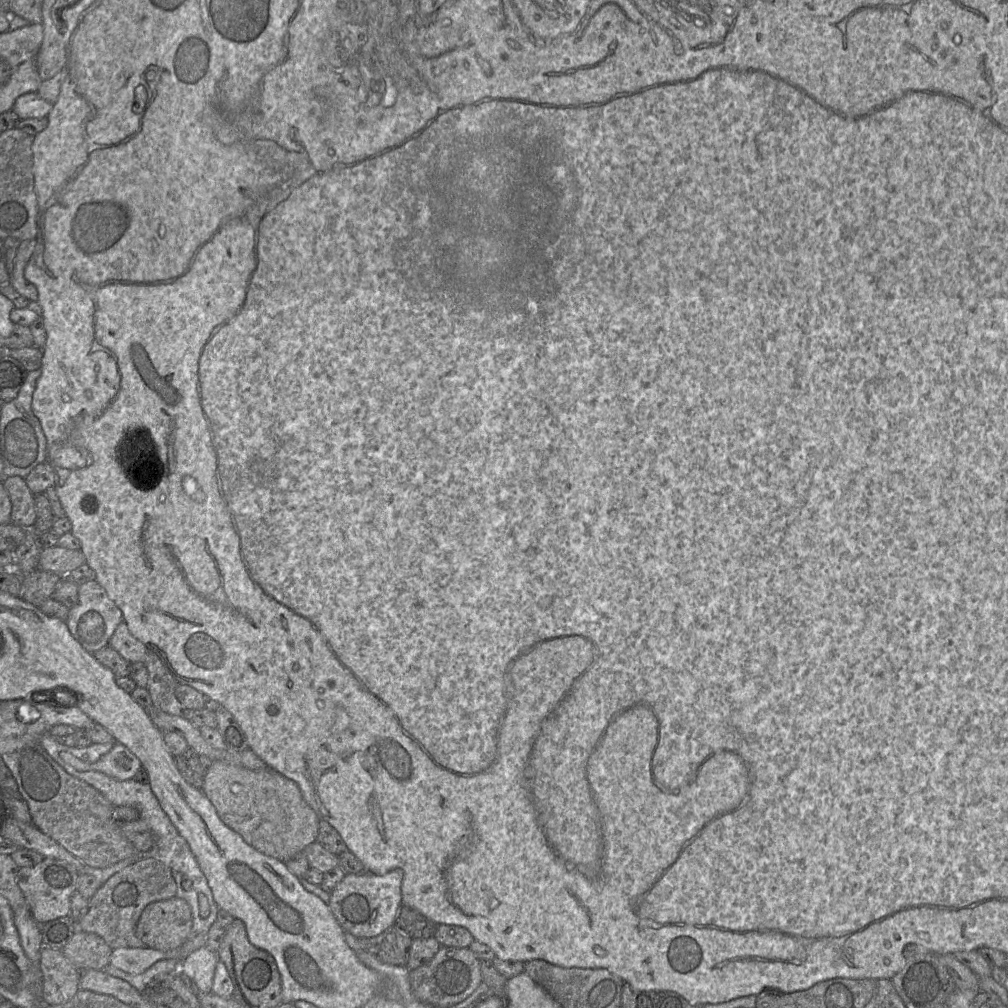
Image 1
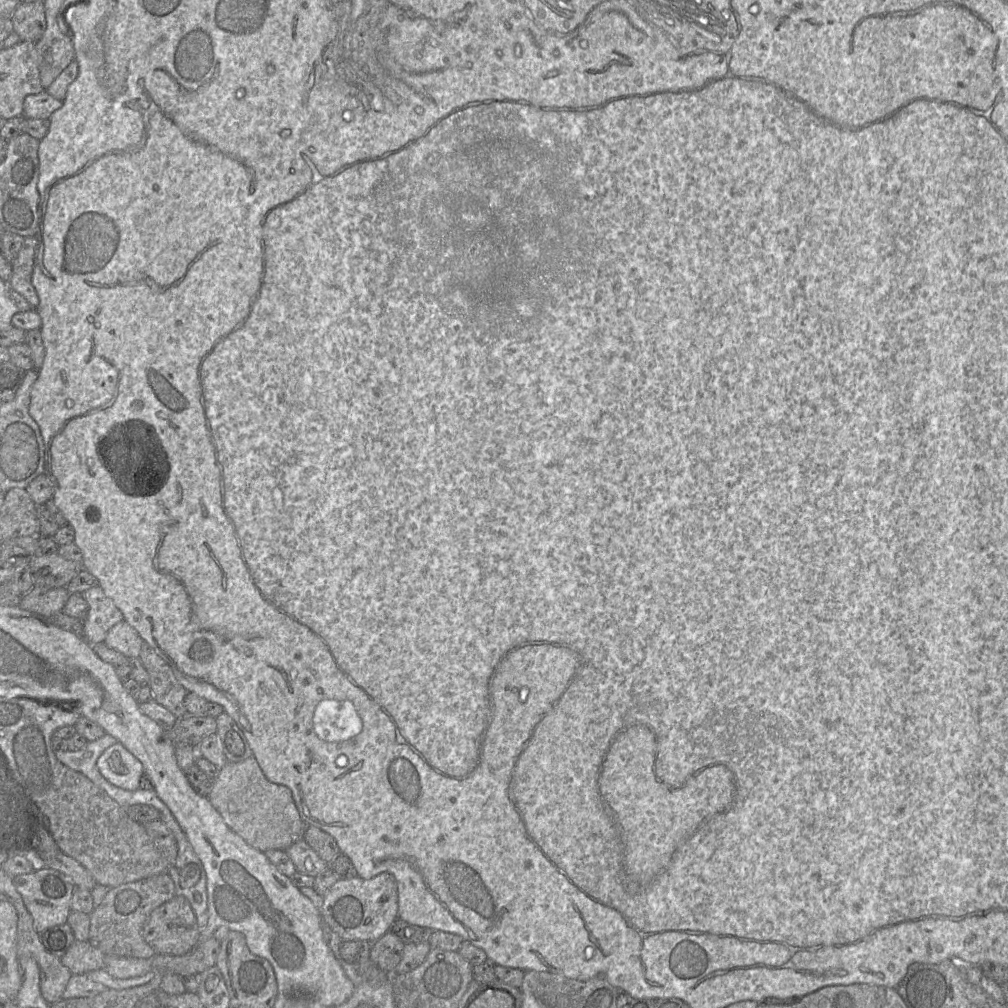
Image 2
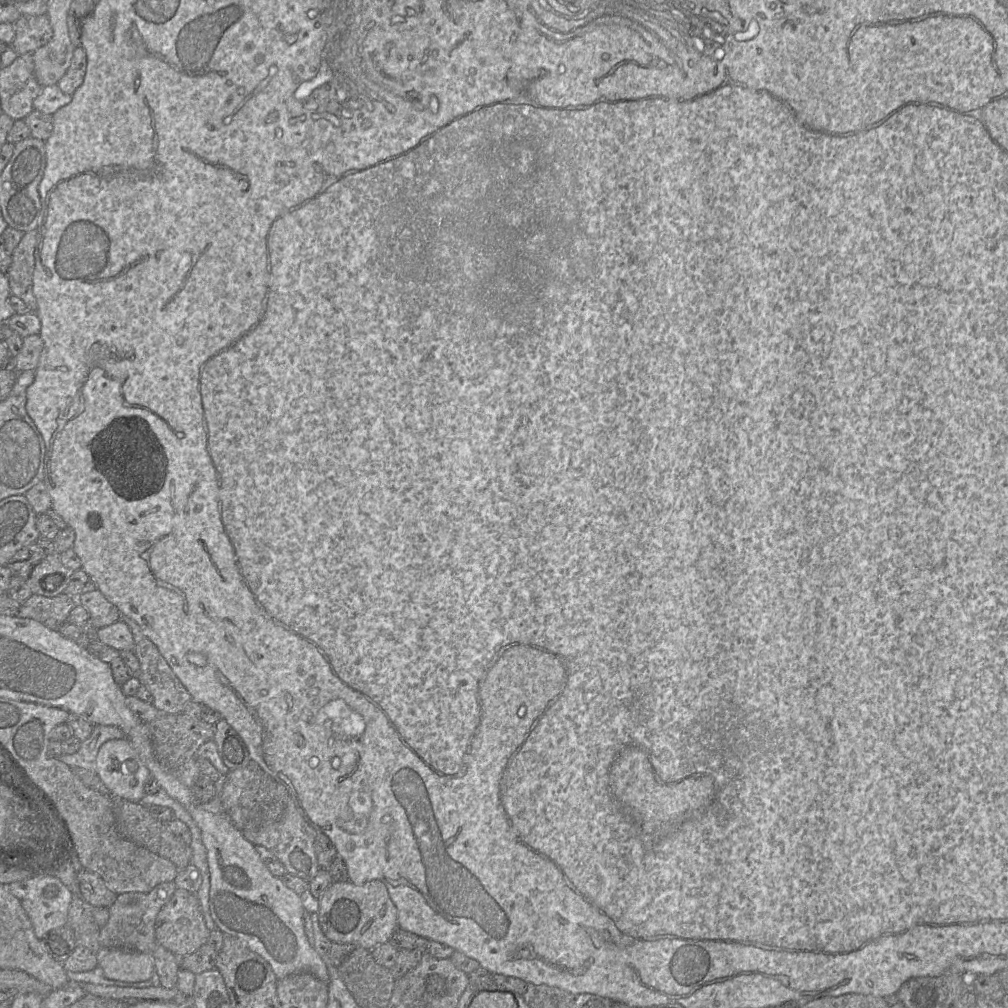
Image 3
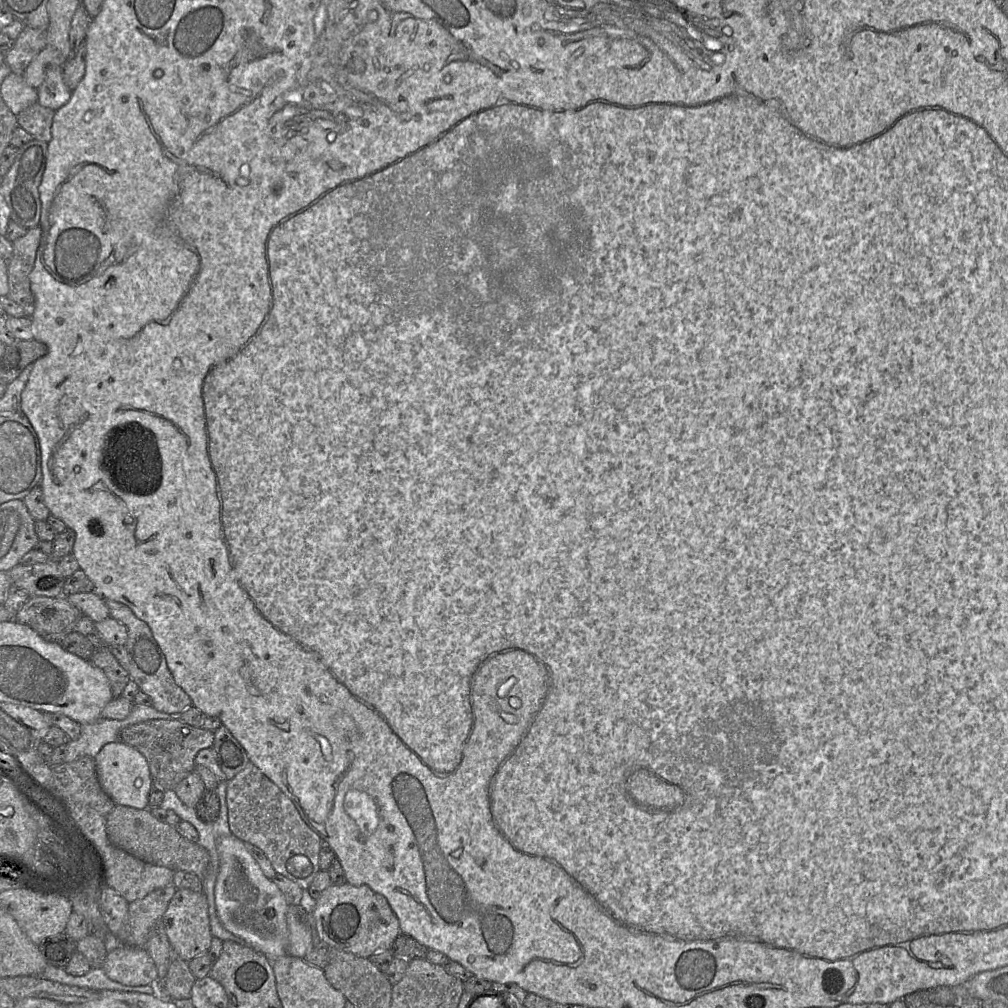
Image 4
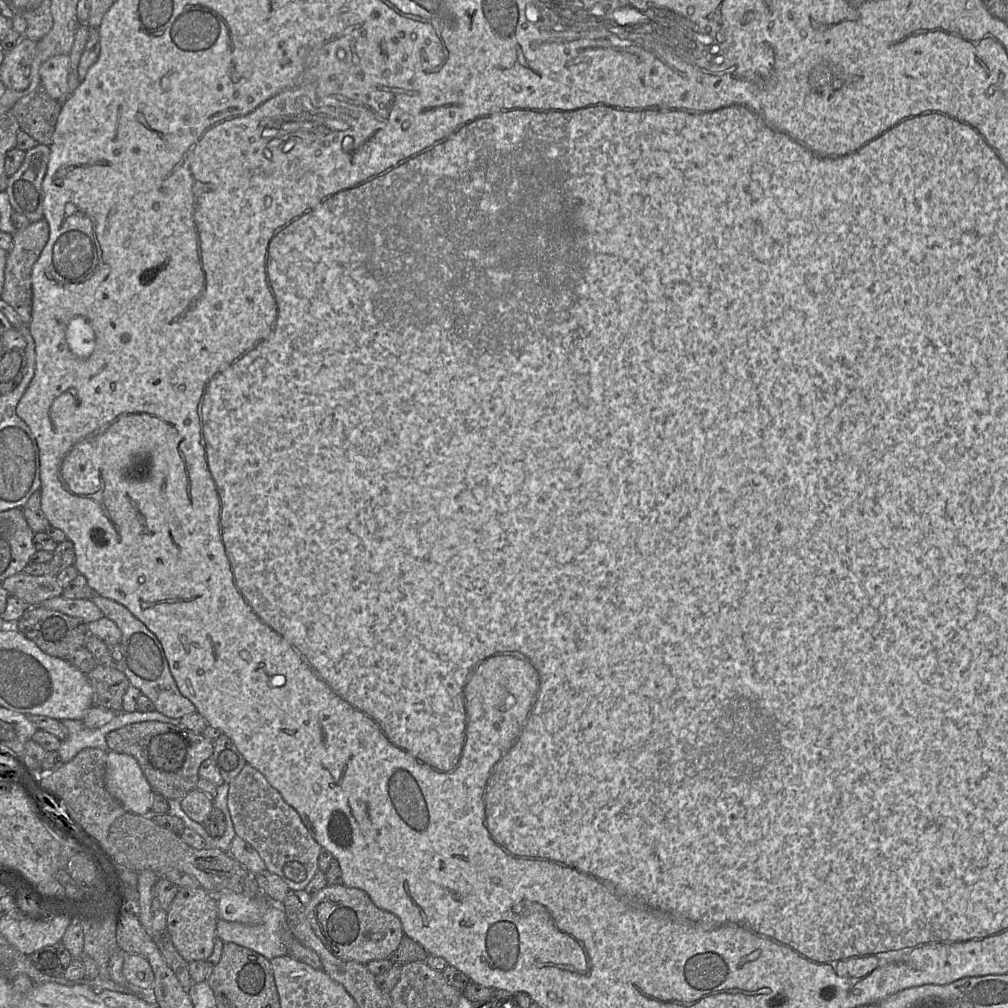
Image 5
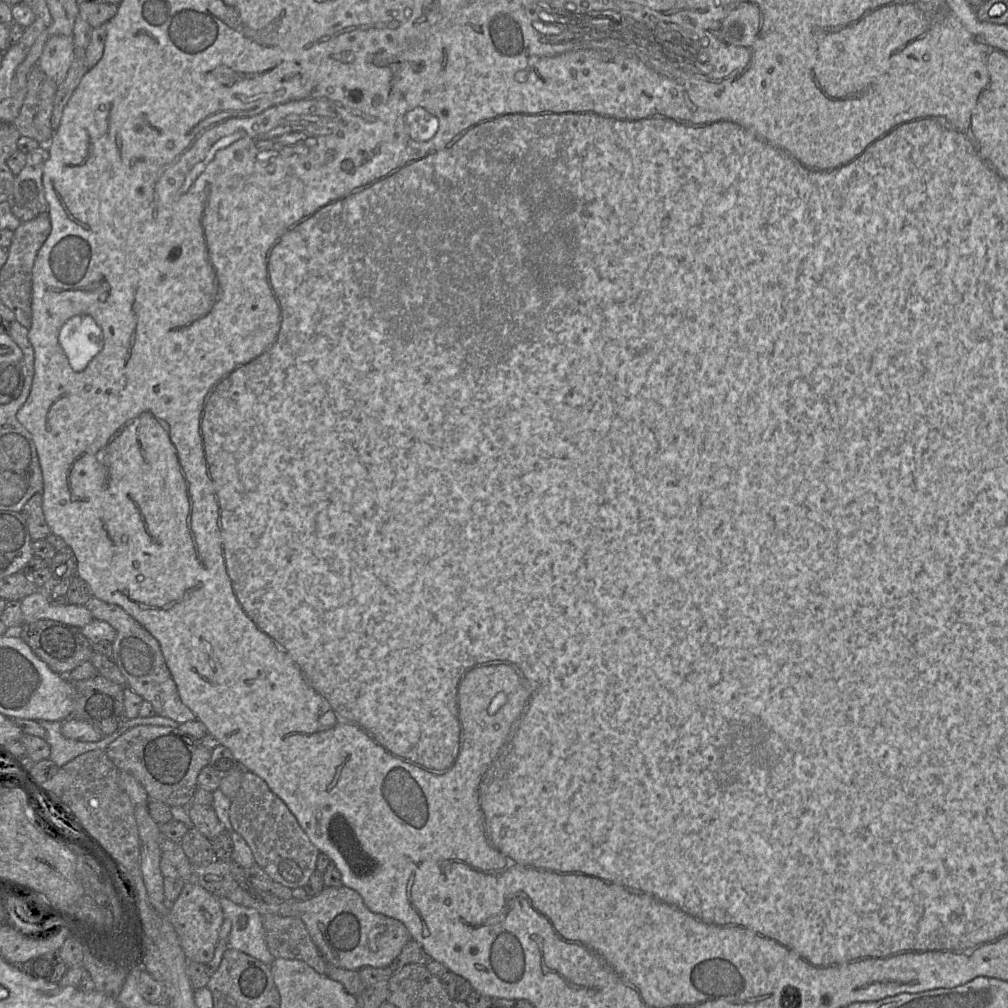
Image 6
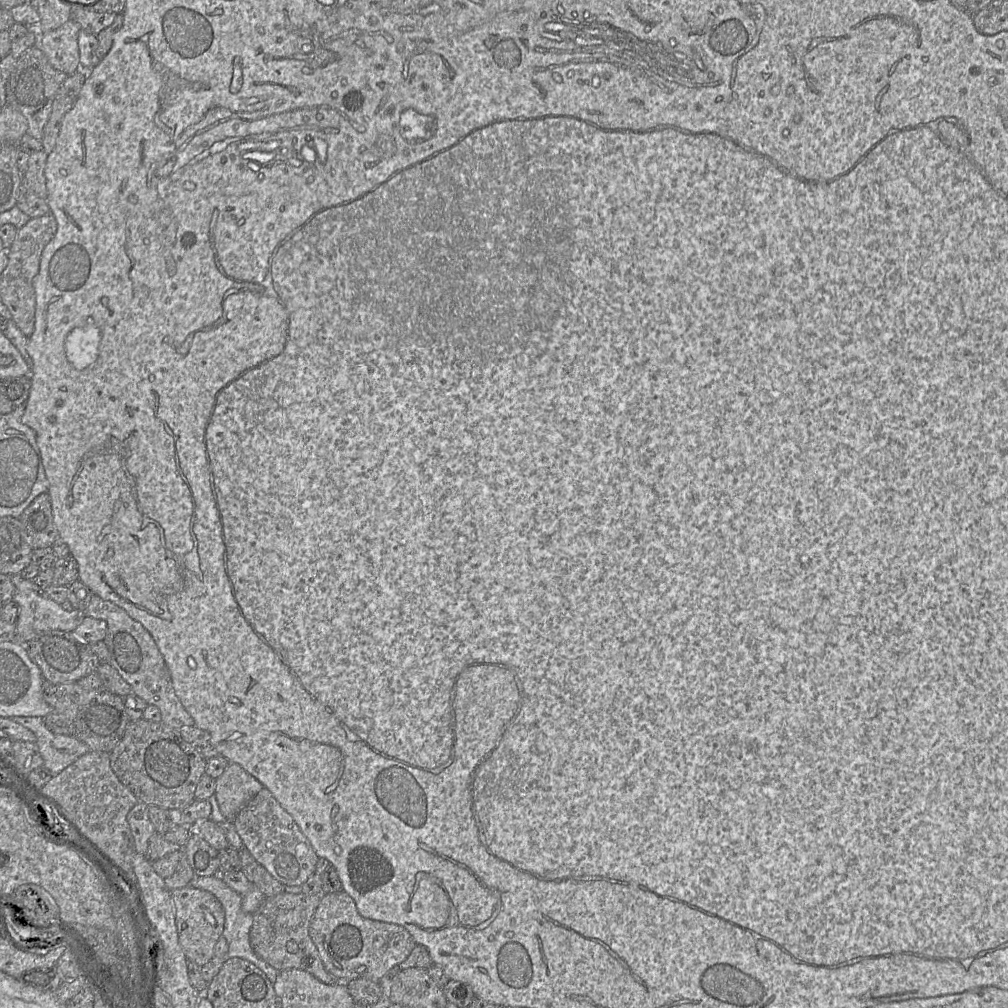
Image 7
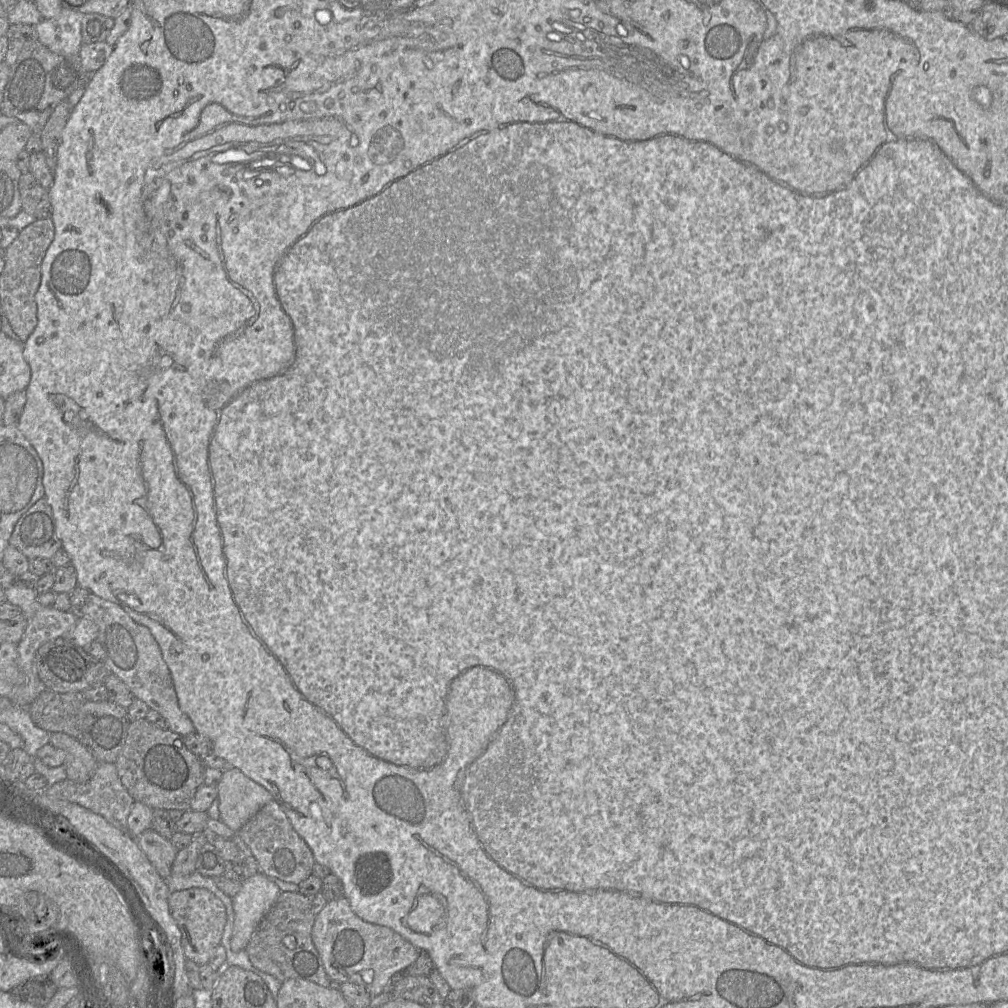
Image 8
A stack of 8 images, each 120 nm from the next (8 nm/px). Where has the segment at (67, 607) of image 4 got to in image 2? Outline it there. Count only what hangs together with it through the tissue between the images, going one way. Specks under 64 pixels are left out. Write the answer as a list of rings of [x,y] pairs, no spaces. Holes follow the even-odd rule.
[[[34,586],[22,596],[19,607],[49,618],[62,611],[69,595],[66,587],[48,589]]]

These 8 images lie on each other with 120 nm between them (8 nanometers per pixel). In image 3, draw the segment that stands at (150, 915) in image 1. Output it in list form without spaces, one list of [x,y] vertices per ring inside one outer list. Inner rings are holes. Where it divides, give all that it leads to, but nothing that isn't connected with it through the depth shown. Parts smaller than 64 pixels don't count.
[[[184,889],[175,890],[170,900],[159,911],[155,922],[157,945],[162,945],[179,958],[196,952],[206,944],[210,932],[205,924],[198,898],[194,893]]]

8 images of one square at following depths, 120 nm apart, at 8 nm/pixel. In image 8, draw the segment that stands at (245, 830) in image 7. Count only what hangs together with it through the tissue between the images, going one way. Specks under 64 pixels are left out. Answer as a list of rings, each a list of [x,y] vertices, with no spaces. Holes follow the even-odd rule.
[[[275,799],[262,807],[237,834],[251,850],[261,872],[269,878],[278,878],[298,885],[312,875],[316,862],[314,855]]]

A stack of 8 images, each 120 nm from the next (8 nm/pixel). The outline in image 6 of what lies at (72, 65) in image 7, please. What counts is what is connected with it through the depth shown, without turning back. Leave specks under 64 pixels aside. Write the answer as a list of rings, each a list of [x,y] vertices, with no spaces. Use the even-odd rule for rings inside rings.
[[[55,35],[47,40],[37,65],[59,86],[65,80],[74,57],[73,37]]]

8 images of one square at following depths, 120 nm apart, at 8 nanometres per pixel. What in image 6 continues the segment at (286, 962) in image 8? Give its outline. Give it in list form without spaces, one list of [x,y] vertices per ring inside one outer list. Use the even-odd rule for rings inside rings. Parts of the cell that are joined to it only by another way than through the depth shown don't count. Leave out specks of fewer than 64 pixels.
[[[264,914],[262,924],[269,952],[275,959],[297,959],[326,975],[327,962],[298,917]]]

